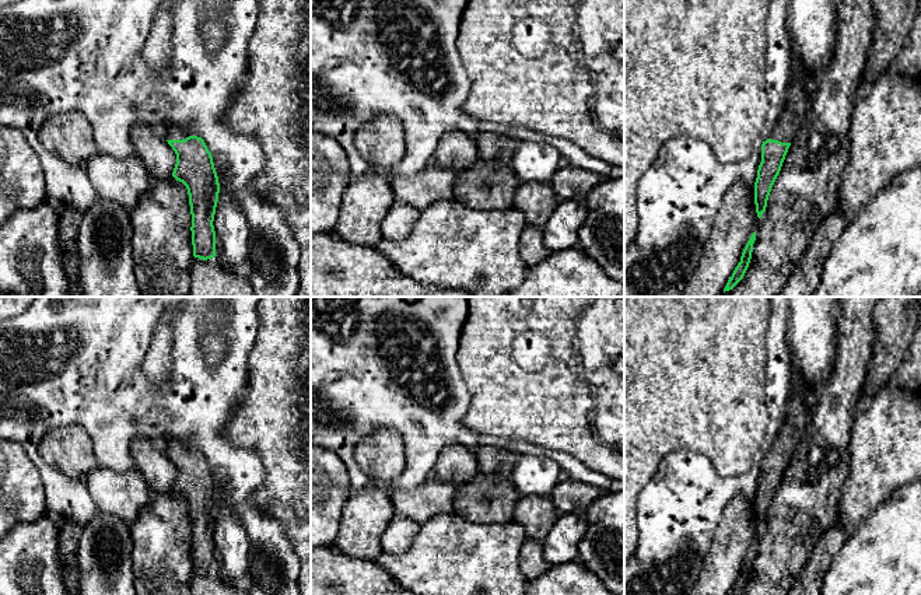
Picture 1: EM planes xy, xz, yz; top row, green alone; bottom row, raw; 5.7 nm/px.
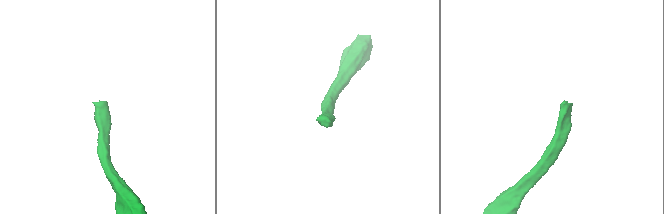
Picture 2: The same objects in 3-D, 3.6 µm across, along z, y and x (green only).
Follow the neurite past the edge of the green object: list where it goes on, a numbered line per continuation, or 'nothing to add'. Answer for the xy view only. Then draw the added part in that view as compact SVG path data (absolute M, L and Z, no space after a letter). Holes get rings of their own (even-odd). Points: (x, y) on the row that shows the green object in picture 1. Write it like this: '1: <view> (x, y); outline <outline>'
1: xy (174, 132); outline M171 126L165 132L167 140L185 140L189 136L195 136L195 134L182 126Z

